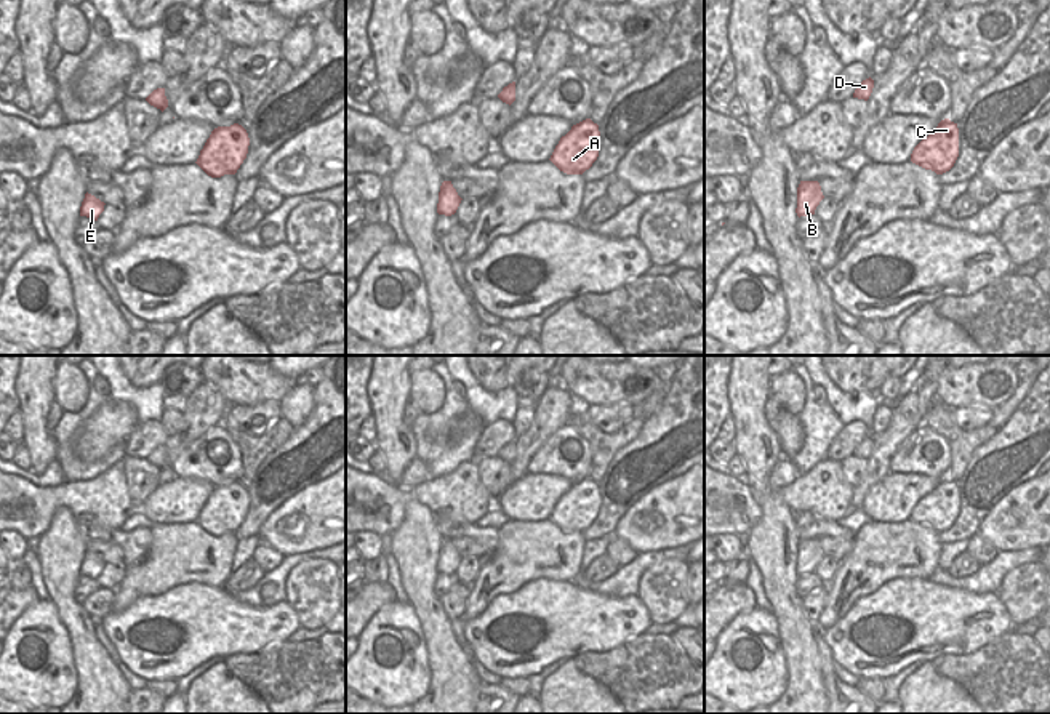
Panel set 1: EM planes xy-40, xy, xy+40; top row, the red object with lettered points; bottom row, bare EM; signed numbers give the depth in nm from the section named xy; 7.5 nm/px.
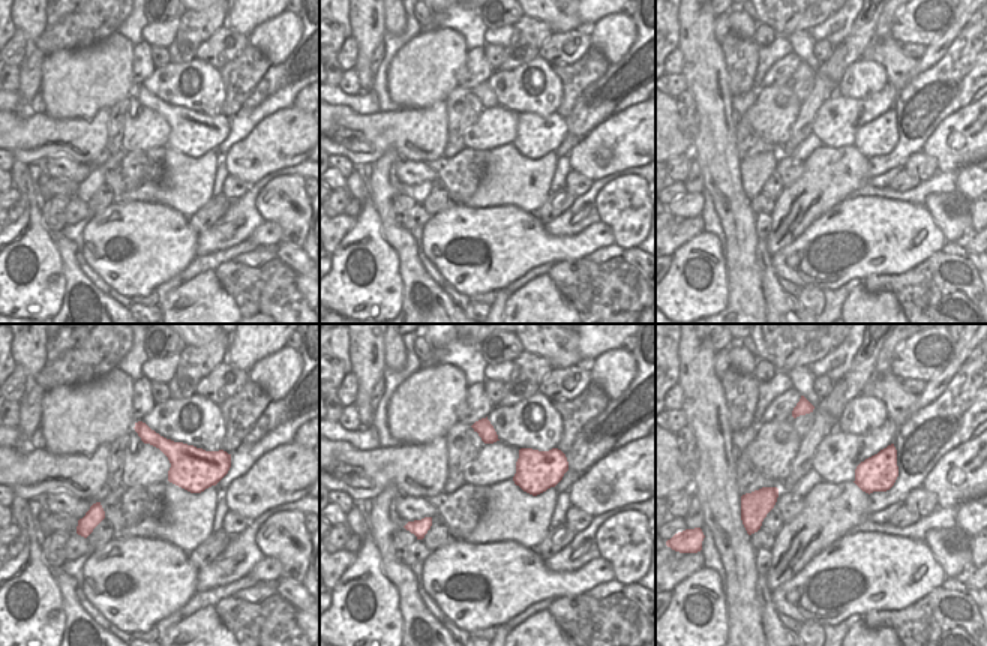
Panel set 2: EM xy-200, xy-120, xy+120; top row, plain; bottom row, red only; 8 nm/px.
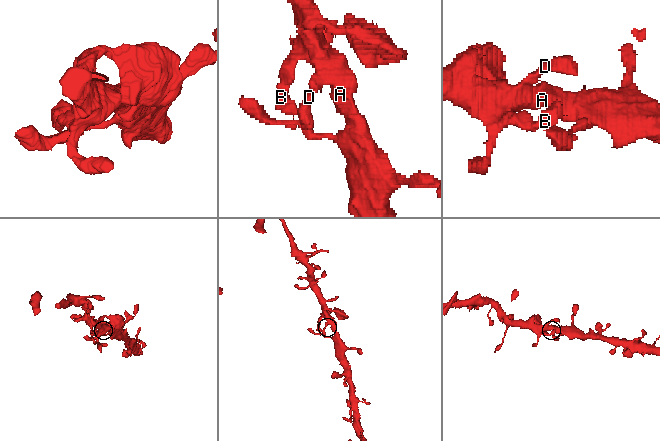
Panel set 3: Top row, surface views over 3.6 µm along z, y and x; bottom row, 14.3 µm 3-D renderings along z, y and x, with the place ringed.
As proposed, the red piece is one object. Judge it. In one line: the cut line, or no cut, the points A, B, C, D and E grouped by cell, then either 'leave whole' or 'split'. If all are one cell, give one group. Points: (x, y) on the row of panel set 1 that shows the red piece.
cut none; groups A B C D E; leave whole

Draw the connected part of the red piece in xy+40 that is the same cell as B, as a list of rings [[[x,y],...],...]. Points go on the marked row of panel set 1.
[[[800,181],[797,187],[797,216],[815,215],[816,207],[824,199],[818,181]]]

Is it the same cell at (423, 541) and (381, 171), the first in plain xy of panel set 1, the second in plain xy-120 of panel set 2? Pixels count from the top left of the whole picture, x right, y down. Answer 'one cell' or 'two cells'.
one cell

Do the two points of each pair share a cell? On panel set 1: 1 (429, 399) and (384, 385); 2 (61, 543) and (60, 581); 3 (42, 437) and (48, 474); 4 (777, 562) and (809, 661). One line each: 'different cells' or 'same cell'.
1: different cells
2: same cell
3: different cells
4: same cell

